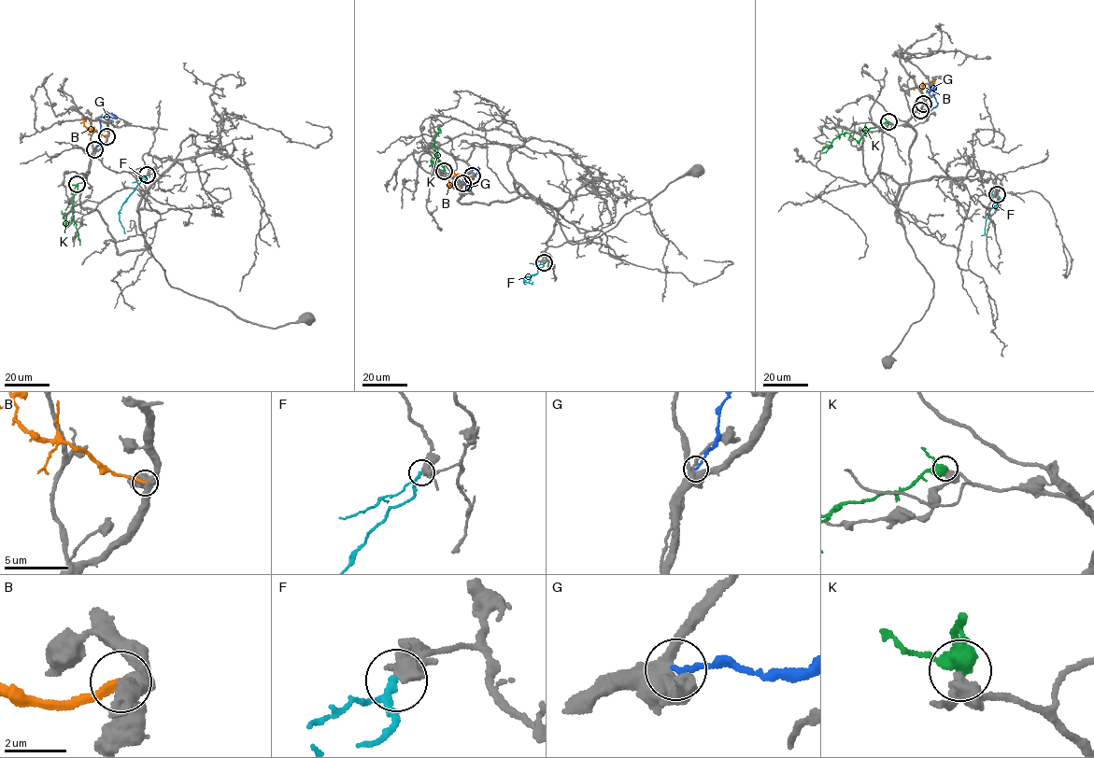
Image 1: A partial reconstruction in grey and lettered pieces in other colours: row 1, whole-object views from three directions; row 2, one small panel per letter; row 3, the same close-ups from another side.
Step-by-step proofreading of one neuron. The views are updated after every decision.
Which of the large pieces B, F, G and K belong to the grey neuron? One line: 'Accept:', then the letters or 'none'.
Accept: F

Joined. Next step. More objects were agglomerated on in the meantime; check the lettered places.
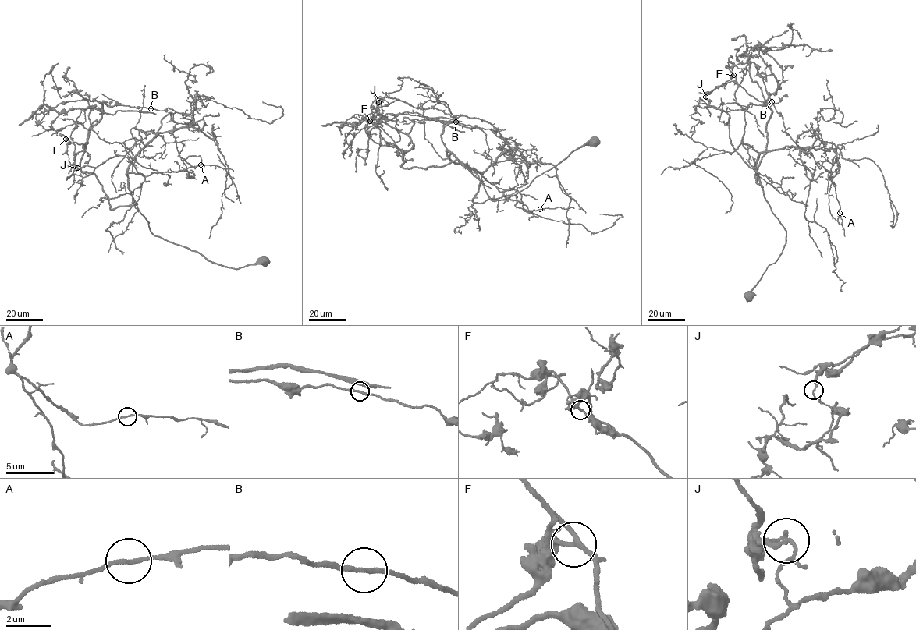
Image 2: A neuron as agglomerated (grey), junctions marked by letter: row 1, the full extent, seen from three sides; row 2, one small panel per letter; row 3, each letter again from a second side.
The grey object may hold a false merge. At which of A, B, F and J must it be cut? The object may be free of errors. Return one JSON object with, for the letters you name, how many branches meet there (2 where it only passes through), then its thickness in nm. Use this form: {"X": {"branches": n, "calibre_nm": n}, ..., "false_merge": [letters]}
{"J": {"branches": 3, "calibre_nm": 120}, "false_merge": ["J"]}

